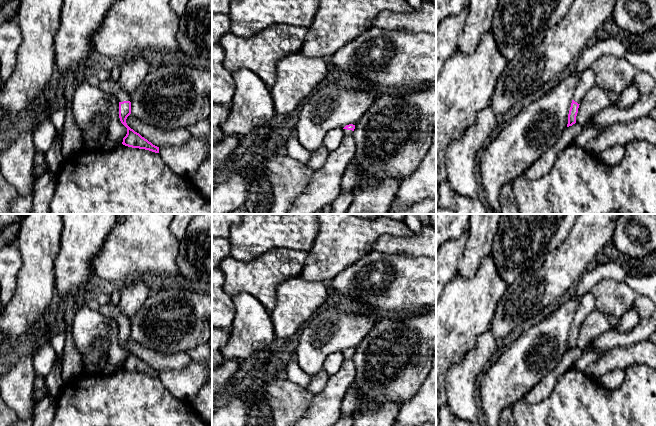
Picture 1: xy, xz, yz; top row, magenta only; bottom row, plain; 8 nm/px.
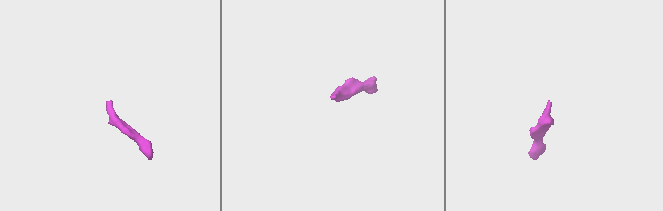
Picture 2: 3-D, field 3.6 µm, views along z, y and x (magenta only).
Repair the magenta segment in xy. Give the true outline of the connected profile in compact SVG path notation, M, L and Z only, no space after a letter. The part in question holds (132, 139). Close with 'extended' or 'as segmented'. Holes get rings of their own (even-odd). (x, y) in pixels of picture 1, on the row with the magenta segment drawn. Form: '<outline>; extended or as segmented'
M108 79L101 81L98 87L106 92L115 94L119 100L119 118L121 123L127 128L127 134L123 138L122 144L132 148L145 149L159 153L159 147L153 145L127 125L126 119L131 114L130 96L120 88L118 80Z; extended

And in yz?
M592 69L585 70L580 75L569 110L567 127L572 126L576 123L576 116L578 113L579 105L585 94L595 86L595 82L595 74Z; extended

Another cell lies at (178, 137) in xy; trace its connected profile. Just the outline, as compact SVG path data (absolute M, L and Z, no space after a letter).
M132 114L127 117L126 123L131 129L157 147L182 147L191 138L191 135L185 128L162 130L136 119Z

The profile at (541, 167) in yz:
M577 122L565 129L557 142L535 161L525 172L529 180L536 180L548 174L556 163L558 155L568 146L577 143L577 138L582 132L582 126Z

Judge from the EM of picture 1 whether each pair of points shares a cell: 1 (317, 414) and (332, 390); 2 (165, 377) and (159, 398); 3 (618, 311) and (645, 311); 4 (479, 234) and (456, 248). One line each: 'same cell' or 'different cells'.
1: same cell
2: different cells
3: same cell
4: different cells

